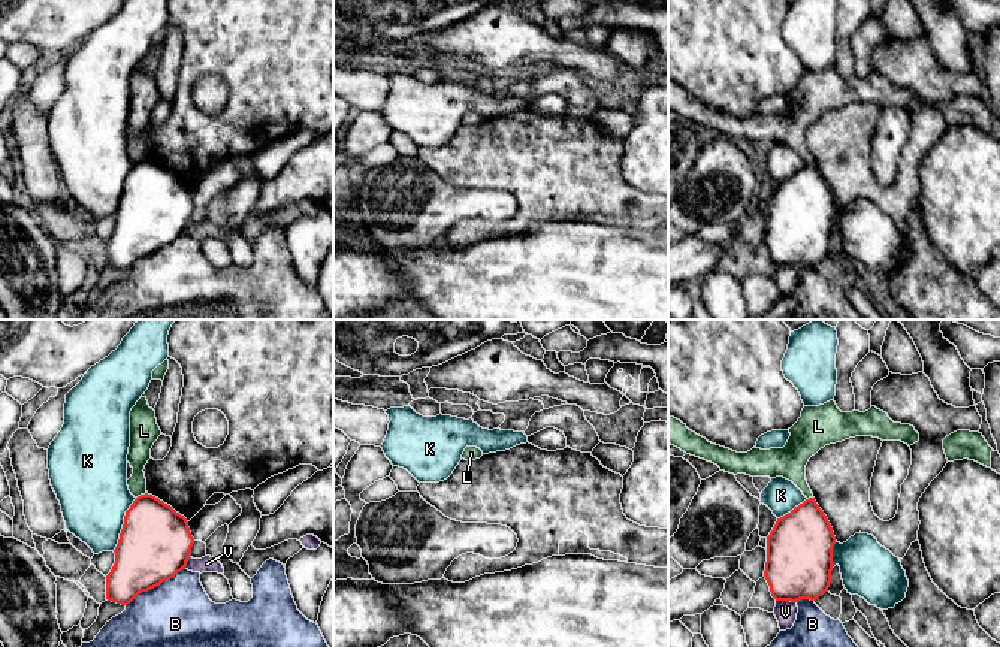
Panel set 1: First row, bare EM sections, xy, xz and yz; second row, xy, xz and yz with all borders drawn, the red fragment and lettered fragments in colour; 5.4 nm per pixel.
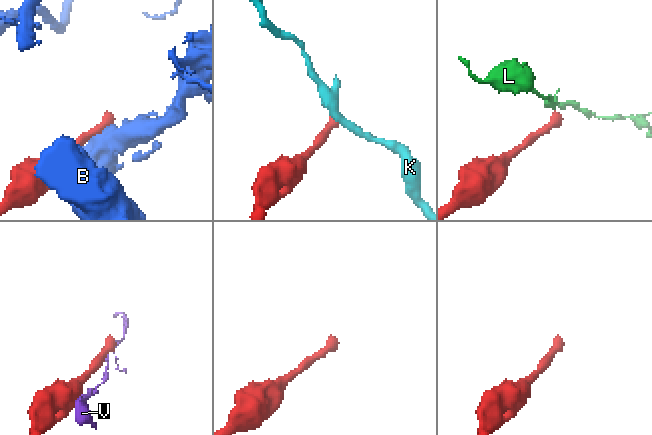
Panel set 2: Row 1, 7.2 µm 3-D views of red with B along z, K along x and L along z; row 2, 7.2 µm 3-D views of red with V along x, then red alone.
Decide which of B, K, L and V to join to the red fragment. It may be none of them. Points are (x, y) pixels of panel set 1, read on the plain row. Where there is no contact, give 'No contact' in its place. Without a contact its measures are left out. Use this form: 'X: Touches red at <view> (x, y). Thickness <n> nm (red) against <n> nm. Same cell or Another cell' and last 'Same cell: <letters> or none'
B: Touches red at xy (154, 251). Thickness 380 nm (red) against 480 nm. Another cell
K: Touches red at xy (123, 190). Thickness 380 nm (red) against 380 nm. Another cell
L: Touches red at xy (141, 160). Thickness 360 nm (red) against 130 nm. Another cell
V: Touches red at yz (786, 265). Thickness 360 nm (red) against 120 nm. Another cell
Same cell: none

